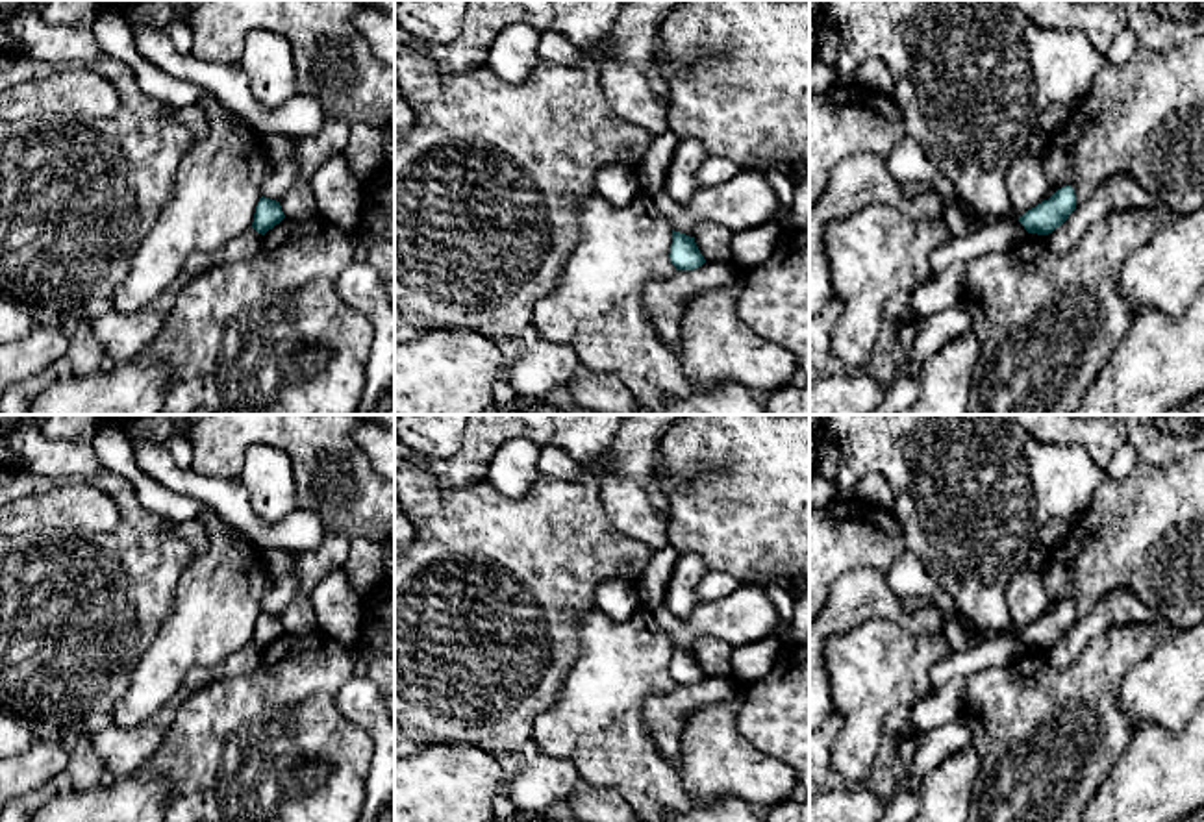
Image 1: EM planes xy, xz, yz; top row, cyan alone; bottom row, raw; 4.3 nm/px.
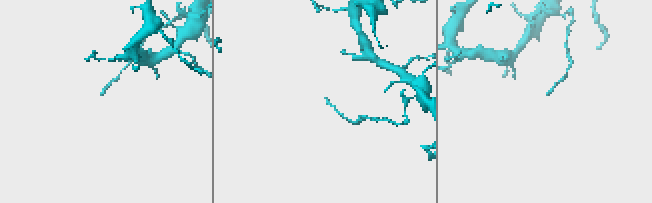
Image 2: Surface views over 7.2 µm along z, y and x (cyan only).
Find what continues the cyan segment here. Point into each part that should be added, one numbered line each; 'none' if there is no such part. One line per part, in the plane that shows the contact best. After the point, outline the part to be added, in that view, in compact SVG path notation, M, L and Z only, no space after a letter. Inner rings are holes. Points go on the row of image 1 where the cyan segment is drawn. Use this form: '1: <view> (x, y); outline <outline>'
none

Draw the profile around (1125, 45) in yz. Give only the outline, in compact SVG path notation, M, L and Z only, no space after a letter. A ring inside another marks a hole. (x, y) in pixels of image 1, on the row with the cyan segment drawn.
M1130 28L1122 30L1111 43L1106 59L1115 67L1124 67L1135 50L1139 48L1137 39Z

